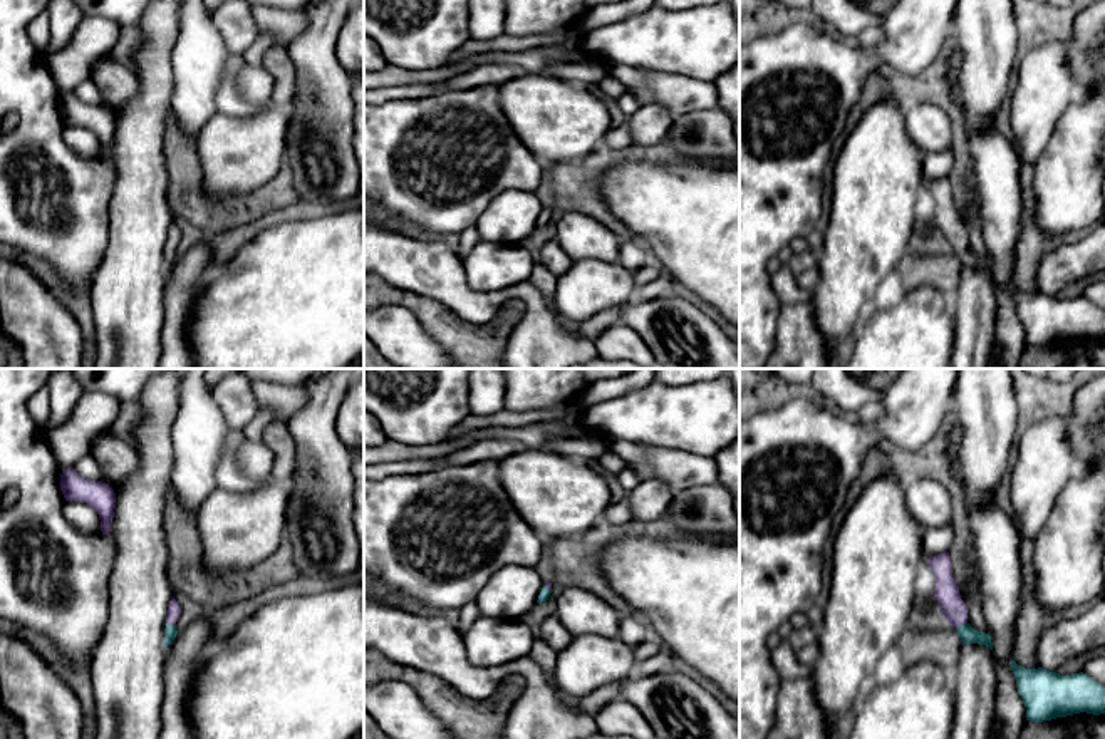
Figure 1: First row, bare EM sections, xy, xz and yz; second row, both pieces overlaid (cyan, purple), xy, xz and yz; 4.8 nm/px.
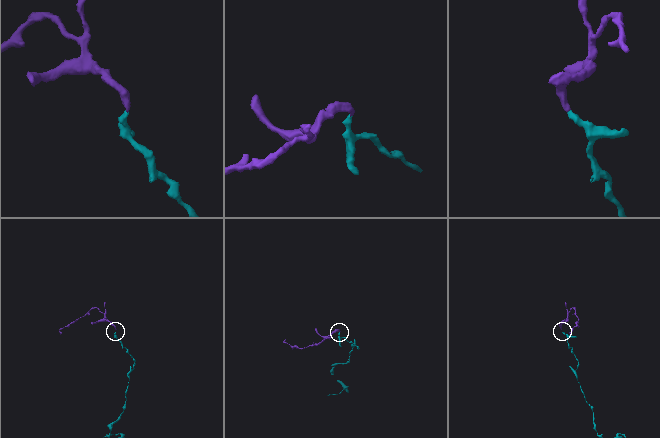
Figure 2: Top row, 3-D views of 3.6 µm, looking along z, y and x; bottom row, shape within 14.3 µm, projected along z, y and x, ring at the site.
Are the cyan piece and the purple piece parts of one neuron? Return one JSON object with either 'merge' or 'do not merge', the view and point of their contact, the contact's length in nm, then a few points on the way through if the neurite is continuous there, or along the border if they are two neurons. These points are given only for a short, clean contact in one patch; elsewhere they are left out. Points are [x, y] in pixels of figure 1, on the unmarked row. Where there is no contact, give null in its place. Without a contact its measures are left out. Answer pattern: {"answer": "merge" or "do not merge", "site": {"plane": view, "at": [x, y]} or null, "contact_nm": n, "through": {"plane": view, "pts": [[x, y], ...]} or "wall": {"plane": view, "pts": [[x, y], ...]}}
{"answer": "merge", "site": {"plane": "yz", "at": [963, 248]}, "contact_nm": 70, "through": {"plane": "yz", "pts": [[966, 257], [963, 248], [946, 217]]}}

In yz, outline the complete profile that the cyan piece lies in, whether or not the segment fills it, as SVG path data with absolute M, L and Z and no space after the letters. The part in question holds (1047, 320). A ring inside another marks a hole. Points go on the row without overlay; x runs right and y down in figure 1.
M1014 285L1009 292L1026 332L1026 345L1043 347L1080 337L1105 338L1105 310L1083 297L1060 300L1043 292L1025 293Z

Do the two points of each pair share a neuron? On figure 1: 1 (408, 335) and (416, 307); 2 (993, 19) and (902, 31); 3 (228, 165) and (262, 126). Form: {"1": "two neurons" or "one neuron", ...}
{"1": "two neurons", "2": "two neurons", "3": "one neuron"}

